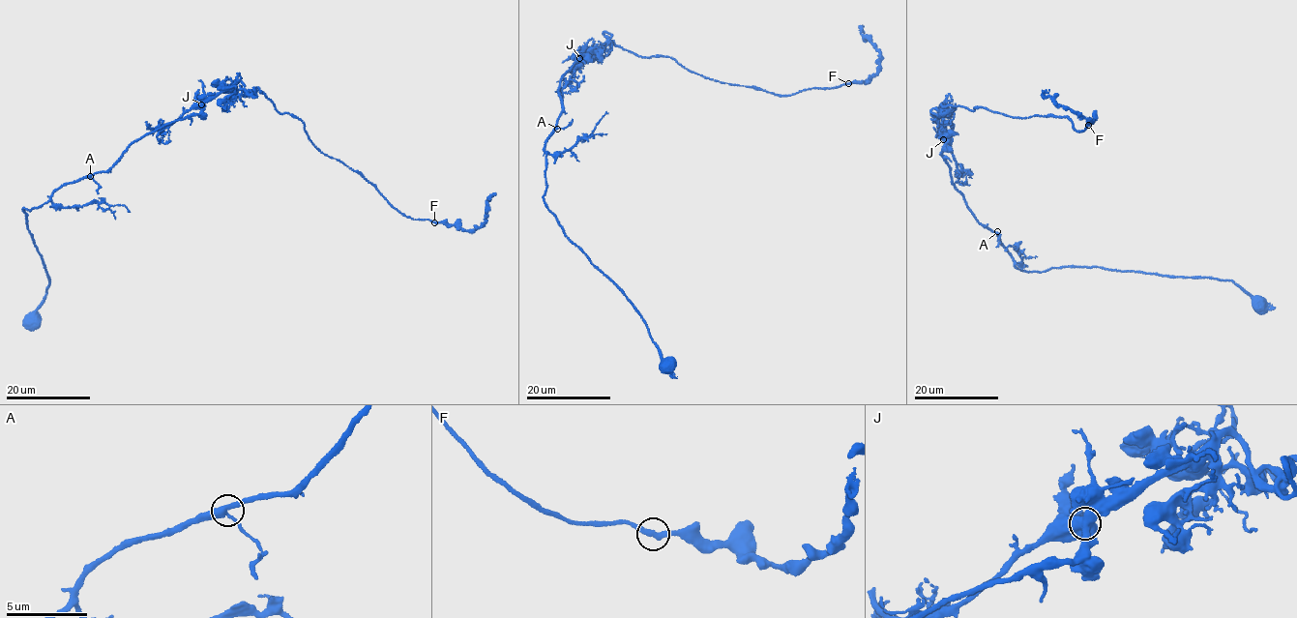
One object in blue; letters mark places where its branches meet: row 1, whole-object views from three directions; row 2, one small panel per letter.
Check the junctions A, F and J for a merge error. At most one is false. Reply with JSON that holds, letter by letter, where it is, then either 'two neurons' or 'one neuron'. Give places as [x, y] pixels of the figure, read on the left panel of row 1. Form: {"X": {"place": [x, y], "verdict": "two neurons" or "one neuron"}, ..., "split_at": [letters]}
{"A": {"place": [90, 176], "verdict": "one neuron"}, "F": {"place": [434, 222], "verdict": "one neuron"}, "J": {"place": [201, 104], "verdict": "one neuron"}, "split_at": []}

